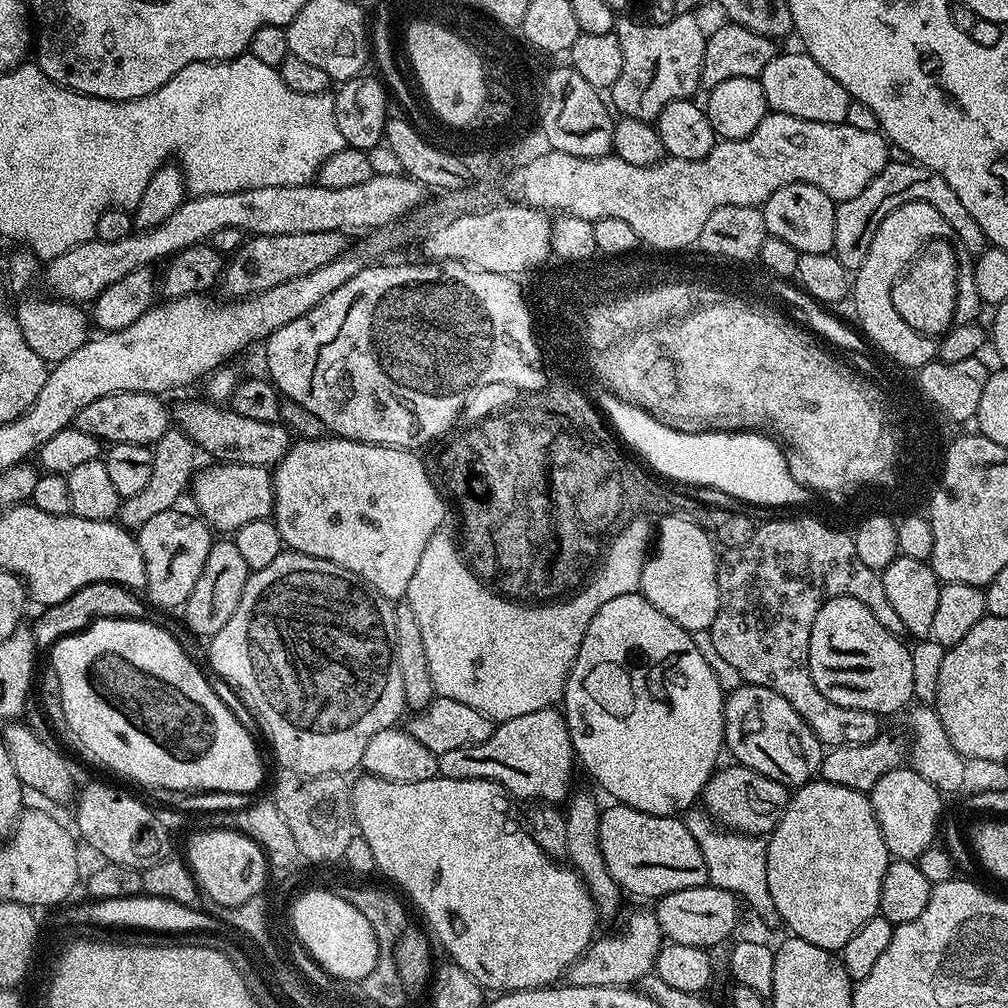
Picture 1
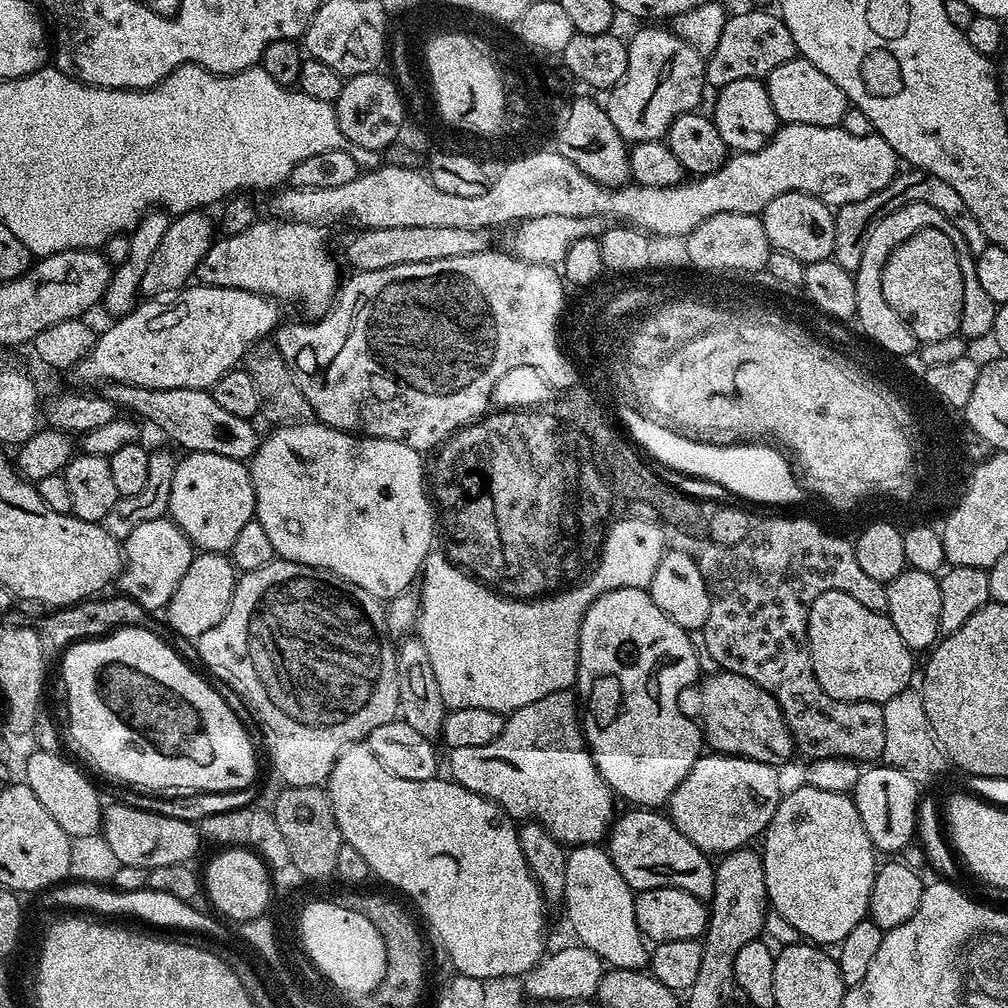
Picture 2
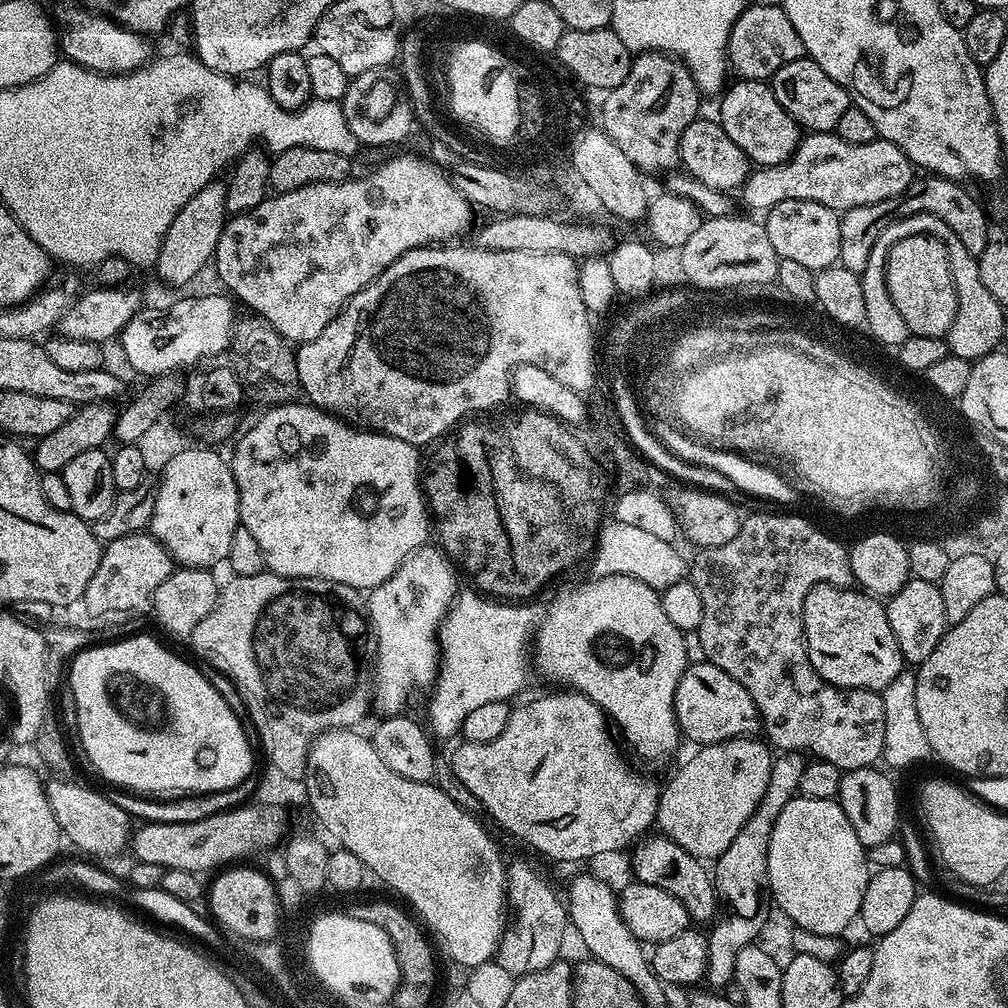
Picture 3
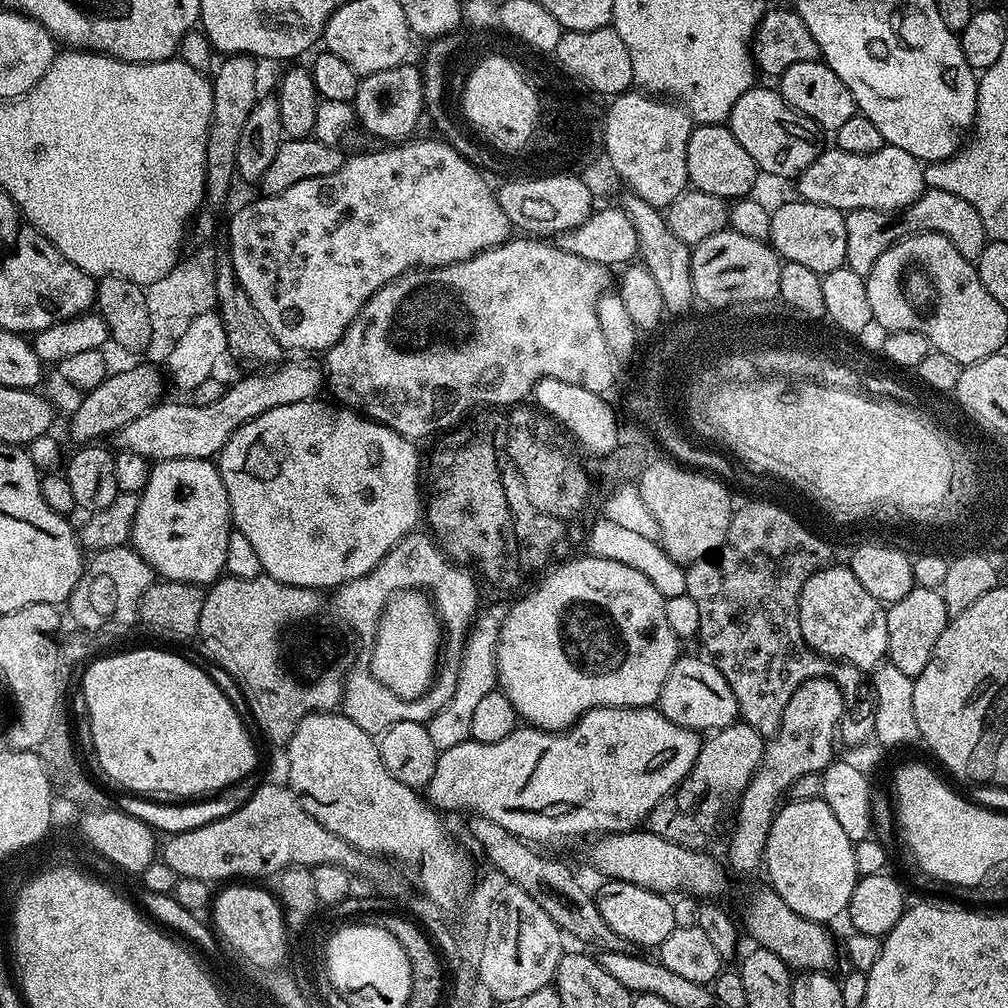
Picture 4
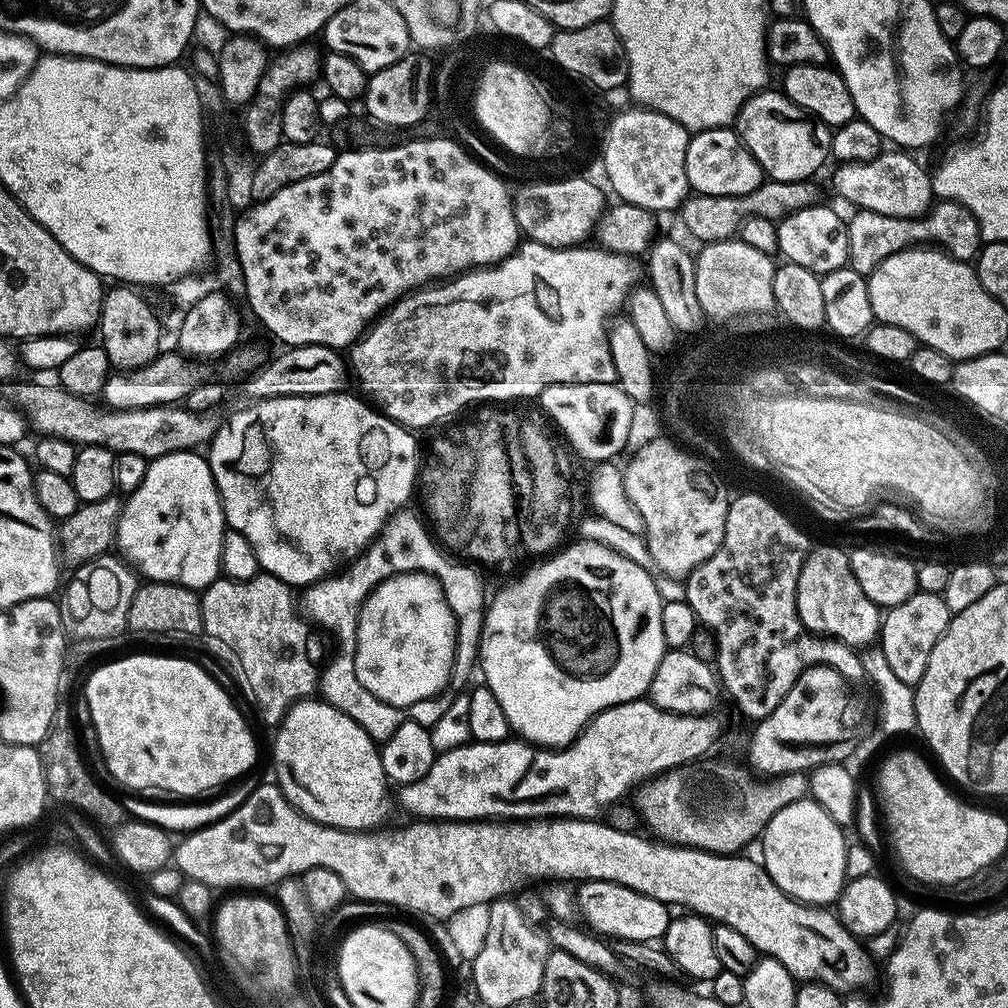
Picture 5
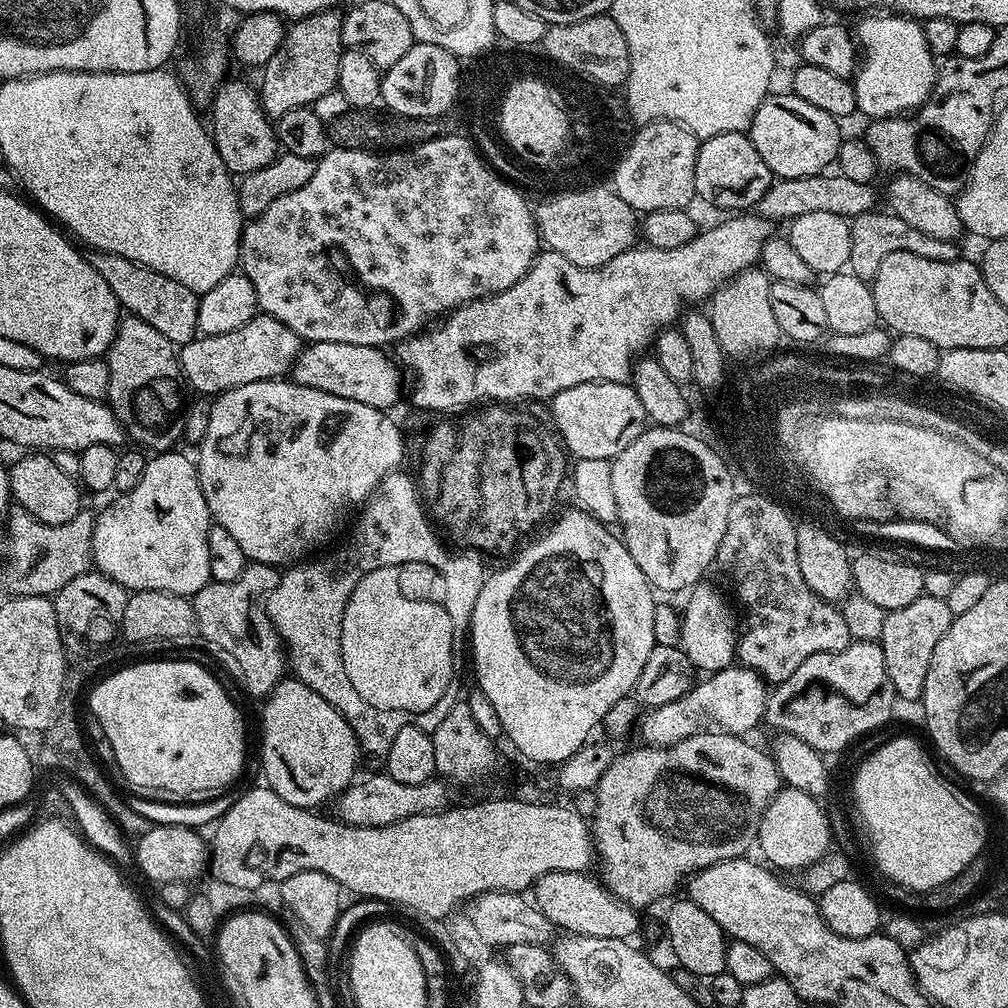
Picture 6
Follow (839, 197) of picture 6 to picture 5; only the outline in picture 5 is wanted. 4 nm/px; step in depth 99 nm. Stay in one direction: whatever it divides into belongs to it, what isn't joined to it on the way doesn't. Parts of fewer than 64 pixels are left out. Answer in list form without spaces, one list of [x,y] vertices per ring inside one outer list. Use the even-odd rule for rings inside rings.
[[[765,179],[750,194],[741,196],[702,196],[689,195],[688,199],[680,205],[678,217],[684,223],[684,228],[699,242],[715,242],[718,240],[731,240],[737,235],[738,229],[745,220],[751,216],[766,218],[773,222],[785,220],[790,214],[798,210],[813,208],[821,203],[820,192],[815,188],[812,180],[799,180],[798,182],[778,182]]]

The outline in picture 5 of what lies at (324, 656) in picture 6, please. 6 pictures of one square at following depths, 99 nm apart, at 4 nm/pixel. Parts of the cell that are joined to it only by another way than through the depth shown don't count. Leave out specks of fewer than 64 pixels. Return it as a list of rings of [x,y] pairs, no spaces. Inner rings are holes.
[[[398,514],[387,518],[375,539],[343,571],[339,574],[325,575],[323,579],[318,579],[303,589],[304,608],[308,611],[309,616],[307,619],[313,625],[315,625],[314,623],[321,624],[326,631],[333,632],[337,642],[340,643],[336,648],[336,653],[332,656],[332,661],[319,673],[319,695],[327,703],[342,710],[342,714],[354,718],[354,722],[358,722],[358,726],[362,726],[362,730],[366,730],[370,739],[377,742],[390,739],[394,730],[398,730],[398,726],[406,719],[405,713],[401,709],[388,705],[376,698],[374,694],[368,693],[366,687],[360,685],[355,676],[357,615],[360,613],[361,605],[366,597],[381,581],[403,572],[433,574],[444,589],[450,610],[456,615],[456,655],[453,658],[451,683],[453,685],[466,683],[472,668],[474,672],[477,667],[486,611],[483,606],[484,581],[481,573],[479,575],[475,572],[475,570],[477,571],[475,567],[464,562],[451,564],[447,558],[449,559],[438,547],[433,533],[429,531],[421,517],[414,514]]]

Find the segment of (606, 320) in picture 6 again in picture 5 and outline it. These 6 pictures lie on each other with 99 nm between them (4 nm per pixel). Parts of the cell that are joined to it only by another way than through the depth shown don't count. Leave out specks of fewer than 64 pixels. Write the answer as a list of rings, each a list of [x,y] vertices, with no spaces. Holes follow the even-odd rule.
[[[524,242],[517,247],[516,251],[508,257],[507,260],[494,264],[491,266],[485,266],[479,270],[473,270],[467,274],[461,275],[459,279],[455,281],[456,288],[460,291],[460,296],[456,296],[453,300],[448,300],[445,304],[428,304],[425,308],[420,308],[417,310],[413,316],[408,316],[404,321],[396,320],[384,320],[381,319],[379,323],[375,325],[371,330],[365,331],[363,337],[356,341],[355,344],[351,345],[350,353],[352,352],[352,360],[350,356],[350,364],[354,369],[354,374],[360,378],[360,384],[362,387],[368,391],[367,399],[371,401],[373,405],[379,411],[383,412],[384,415],[389,416],[390,419],[393,416],[401,416],[403,420],[407,421],[410,424],[425,424],[429,420],[432,420],[433,417],[443,416],[446,412],[452,412],[453,409],[458,408],[461,404],[464,404],[464,401],[472,400],[472,397],[481,397],[481,396],[511,396],[519,395],[520,393],[529,393],[536,392],[537,389],[543,388],[543,383],[555,383],[555,384],[614,384],[616,383],[616,371],[614,370],[614,358],[612,357],[612,350],[610,348],[609,342],[609,333],[610,333],[610,323],[608,324],[608,319],[619,310],[620,307],[625,307],[626,301],[629,299],[630,293],[637,287],[636,284],[640,280],[640,274],[642,278],[642,268],[640,268],[635,259],[630,256],[624,256],[618,252],[610,252],[599,246],[593,246],[593,248],[588,248],[589,246],[577,246],[574,248],[551,248],[545,244],[538,244],[535,242]]]

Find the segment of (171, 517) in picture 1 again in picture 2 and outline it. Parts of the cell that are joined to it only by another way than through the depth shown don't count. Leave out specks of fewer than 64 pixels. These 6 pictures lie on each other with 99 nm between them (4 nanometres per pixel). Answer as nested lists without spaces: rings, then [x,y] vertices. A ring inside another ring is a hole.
[[[161,518],[142,522],[142,526],[130,530],[130,534],[122,541],[122,567],[118,577],[119,591],[138,602],[148,614],[167,609],[174,590],[178,590],[178,582],[182,582],[182,574],[190,570],[190,562],[194,555],[192,543],[186,534],[170,518]]]

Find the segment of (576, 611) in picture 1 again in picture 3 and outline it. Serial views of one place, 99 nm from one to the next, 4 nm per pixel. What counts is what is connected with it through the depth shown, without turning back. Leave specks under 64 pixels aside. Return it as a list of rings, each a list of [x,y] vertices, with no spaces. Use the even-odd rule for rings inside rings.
[[[612,518],[600,539],[600,551],[590,563],[590,572],[597,576],[629,576],[646,582],[646,586],[663,590],[681,583],[686,576],[686,556],[676,549],[677,545],[663,541],[657,535],[641,531],[641,527],[630,526]],[[473,596],[465,597],[460,604],[452,602],[440,624],[440,672],[428,704],[426,724],[433,737],[459,737],[462,722],[475,708],[489,702],[511,701],[523,690],[528,668],[530,672],[530,644],[525,636],[533,625],[532,611],[493,607]]]

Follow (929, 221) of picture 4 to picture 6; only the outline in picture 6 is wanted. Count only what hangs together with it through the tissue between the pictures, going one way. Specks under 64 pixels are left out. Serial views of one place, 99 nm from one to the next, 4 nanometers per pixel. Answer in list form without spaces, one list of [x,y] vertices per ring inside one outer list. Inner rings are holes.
[[[873,210],[863,212],[861,216],[853,216],[850,220],[850,258],[847,267],[858,278],[873,281],[878,274],[878,266],[890,254],[905,252],[918,254],[922,258],[931,260],[958,260],[961,259],[960,244],[950,240],[930,238],[930,234],[922,234],[922,230],[914,230],[910,222],[902,222],[902,218],[892,215],[891,211]]]

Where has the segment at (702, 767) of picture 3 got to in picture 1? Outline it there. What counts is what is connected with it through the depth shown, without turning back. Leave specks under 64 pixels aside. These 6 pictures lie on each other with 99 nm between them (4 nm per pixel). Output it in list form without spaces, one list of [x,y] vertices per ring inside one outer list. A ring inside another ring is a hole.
[[[721,767],[712,773],[702,793],[702,808],[717,824],[731,828],[734,832],[745,832],[747,836],[767,837],[776,829],[780,813],[786,810],[790,799],[787,787],[774,778],[766,778],[749,768]]]

